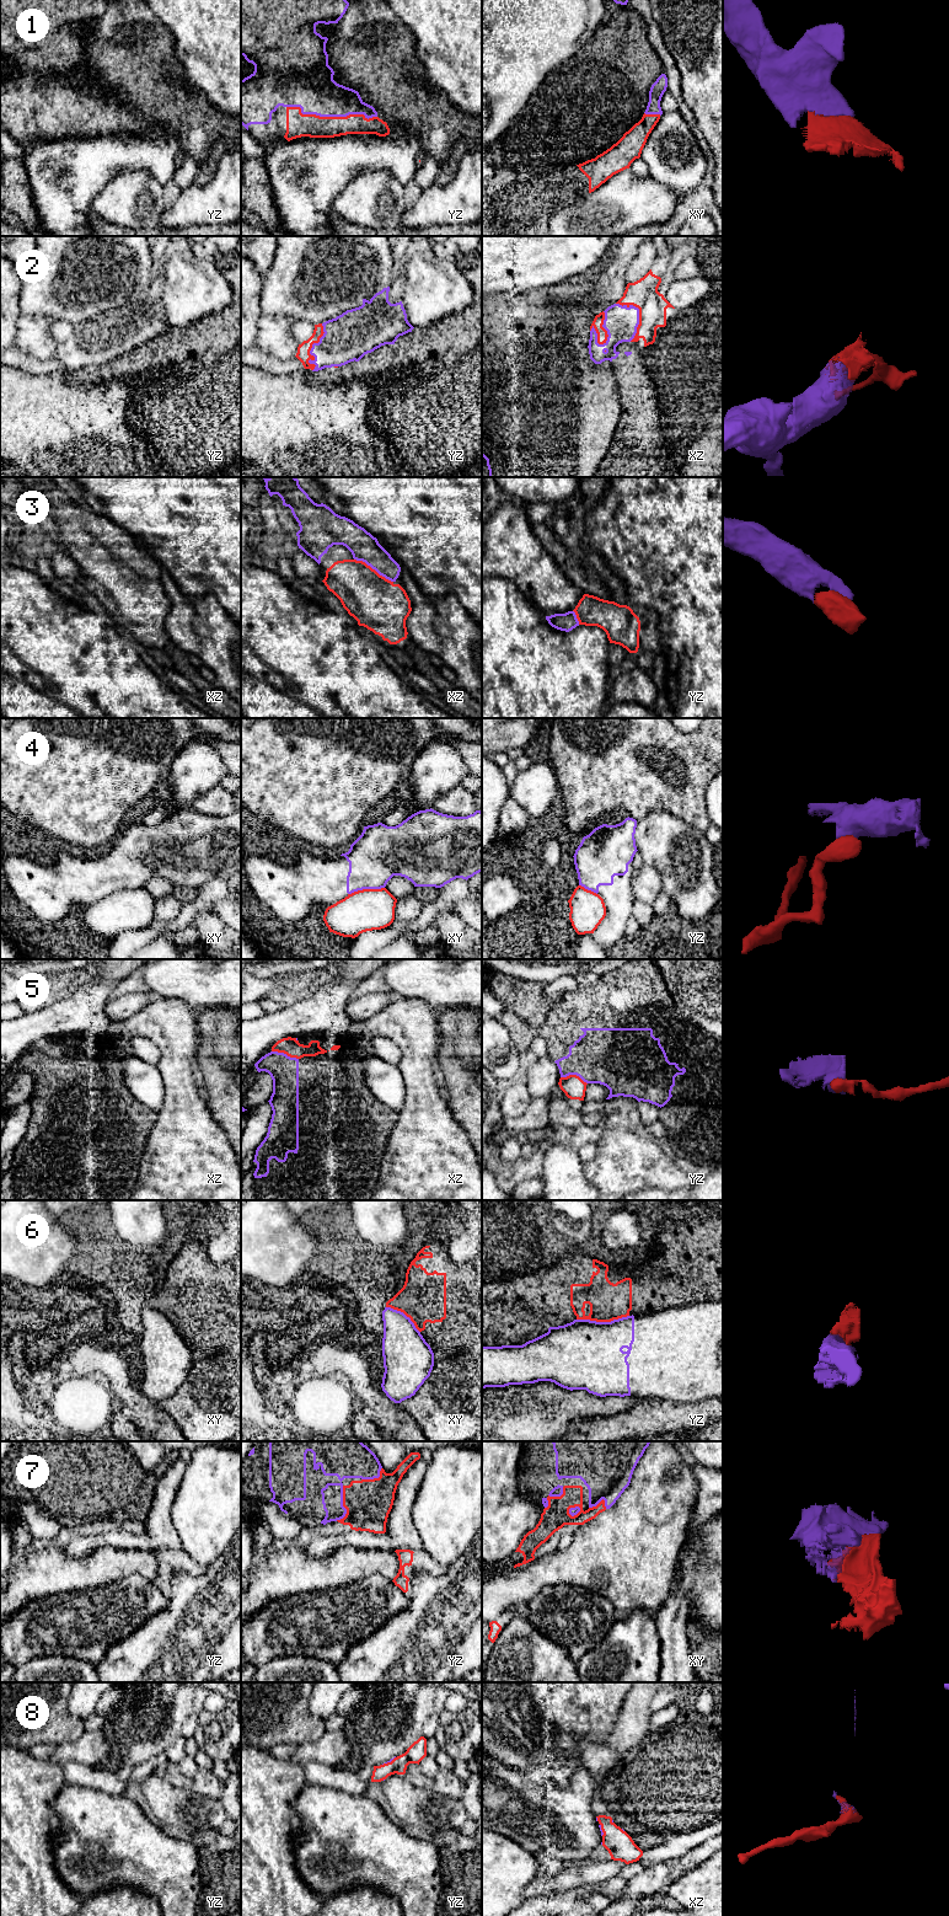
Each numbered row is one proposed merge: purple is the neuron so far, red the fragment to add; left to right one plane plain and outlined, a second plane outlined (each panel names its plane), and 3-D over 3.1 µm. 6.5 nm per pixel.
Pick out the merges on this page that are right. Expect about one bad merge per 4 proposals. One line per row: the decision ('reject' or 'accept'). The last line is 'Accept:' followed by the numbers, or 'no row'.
1: accept
2: accept
3: accept
4: reject
5: reject
6: reject
7: accept
8: accept
Accept: 1, 2, 3, 7, 8

